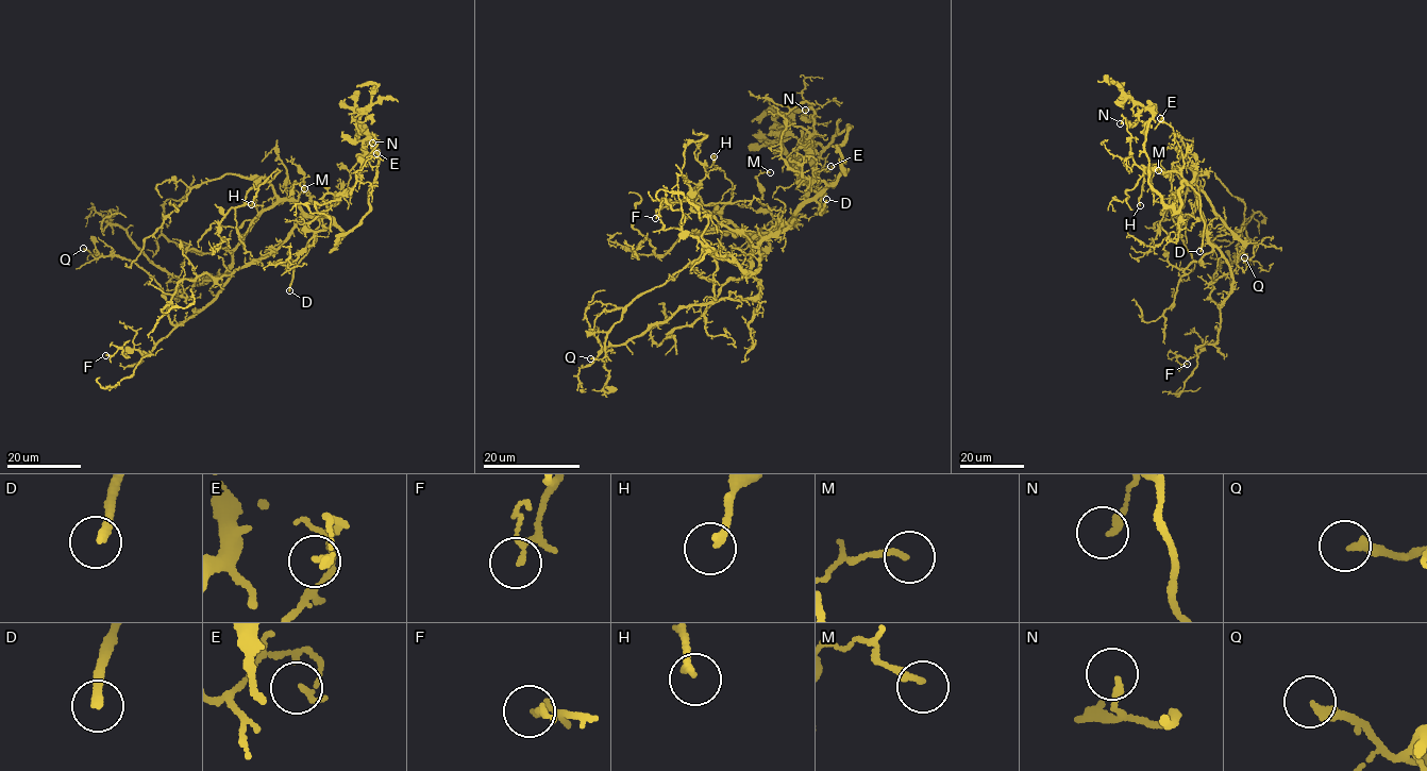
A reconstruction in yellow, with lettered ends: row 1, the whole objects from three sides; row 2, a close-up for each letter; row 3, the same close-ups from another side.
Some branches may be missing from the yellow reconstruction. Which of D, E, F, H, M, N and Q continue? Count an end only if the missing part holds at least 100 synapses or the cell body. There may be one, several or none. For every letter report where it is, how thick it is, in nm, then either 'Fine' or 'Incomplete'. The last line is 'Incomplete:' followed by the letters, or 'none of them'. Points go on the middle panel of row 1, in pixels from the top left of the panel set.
D: Place: (826, 199). Thickness 240 nm. Incomplete
E: Place: (830, 166). Thickness 130 nm. Fine
F: Place: (655, 218). Thickness 110 nm. Fine
H: Place: (714, 156). Thickness 180 nm. Fine
M: Place: (770, 172). Thickness 160 nm. Fine
N: Place: (805, 110). Thickness 190 nm. Fine
Q: Place: (590, 358). Thickness 280 nm. Fine
Incomplete: D

